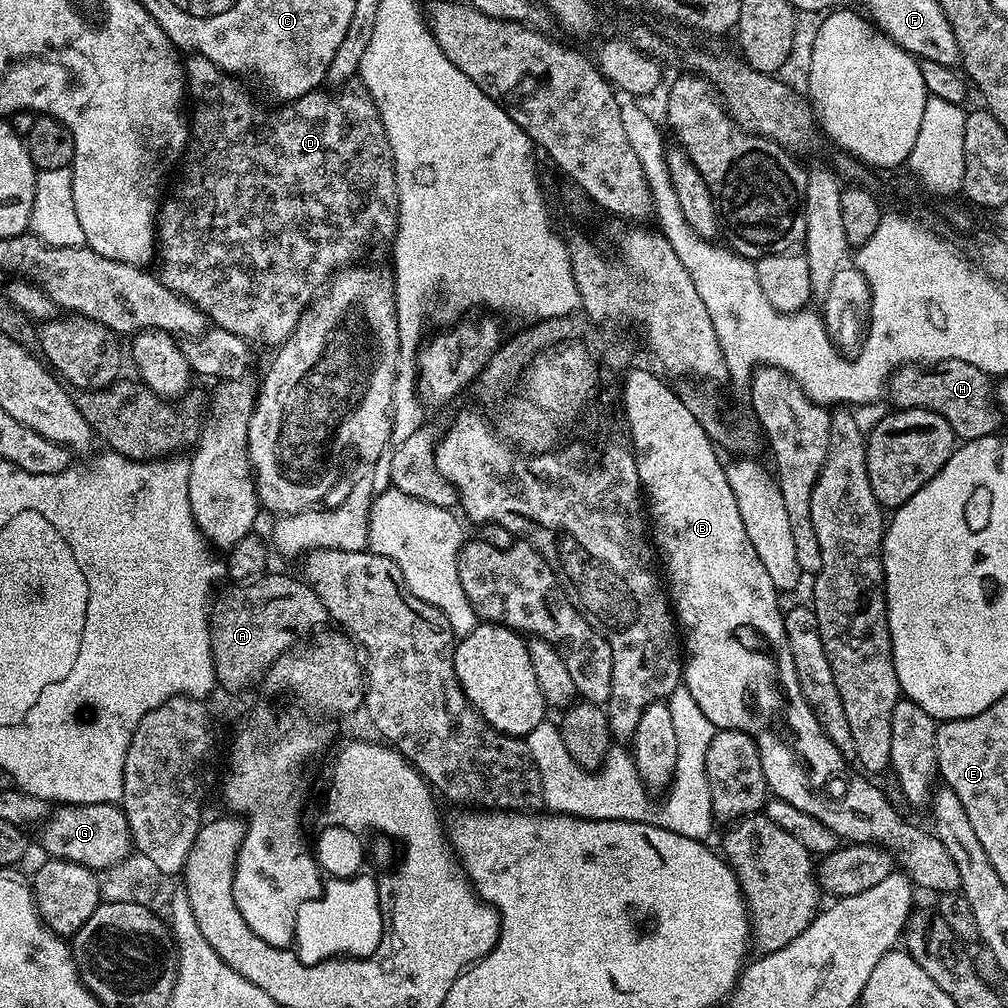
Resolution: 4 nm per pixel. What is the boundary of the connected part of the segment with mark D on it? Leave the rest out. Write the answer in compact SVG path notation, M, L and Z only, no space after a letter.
M197 54L187 57L186 92L191 99L193 96L197 100L197 104L196 109L191 109L190 112L190 143L182 160L184 181L181 182L176 196L169 195L160 205L156 234L158 260L164 265L161 266L160 272L158 271L158 278L170 290L186 297L195 308L202 309L205 317L215 327L230 330L230 334L238 334L249 342L257 340L260 344L279 346L287 342L292 331L296 329L300 316L340 269L355 265L364 258L368 247L379 236L395 237L398 218L396 171L382 118L378 114L372 95L364 89L363 84L349 82L335 90L328 90L332 92L307 92L302 98L281 103L280 109L268 109L252 97L251 90L240 80L243 79L222 71L214 62L210 62L210 58Z

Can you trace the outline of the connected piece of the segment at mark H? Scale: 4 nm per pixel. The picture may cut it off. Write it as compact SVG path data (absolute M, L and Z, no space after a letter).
M943 360L927 366L903 365L893 372L886 396L893 400L896 408L921 408L946 418L960 442L997 435L999 428L996 427L1002 419L1002 413L994 403L993 377L978 370L978 366L961 360Z

